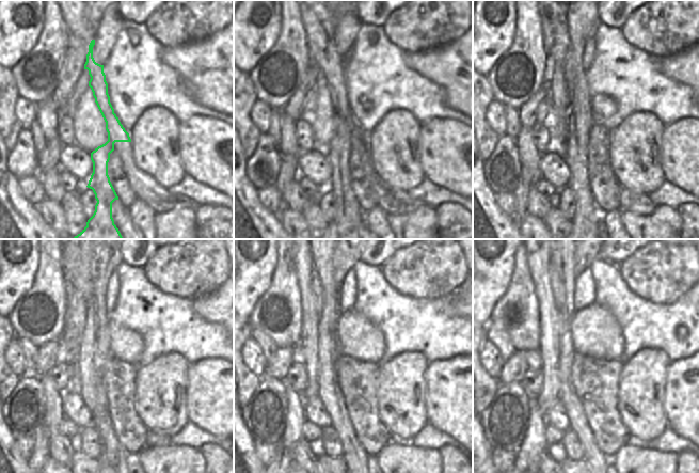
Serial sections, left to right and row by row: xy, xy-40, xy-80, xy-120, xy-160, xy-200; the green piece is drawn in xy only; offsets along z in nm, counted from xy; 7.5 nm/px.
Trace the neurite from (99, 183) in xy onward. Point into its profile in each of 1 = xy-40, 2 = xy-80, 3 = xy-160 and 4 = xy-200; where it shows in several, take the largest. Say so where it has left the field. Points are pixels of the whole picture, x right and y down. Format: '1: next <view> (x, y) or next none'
1: next xy-40 (349, 217)
2: next xy-80 (583, 21)
3: next xy-160 (343, 261)
4: next xy-200 (583, 261)

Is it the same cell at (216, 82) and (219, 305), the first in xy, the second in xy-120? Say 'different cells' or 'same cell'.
same cell

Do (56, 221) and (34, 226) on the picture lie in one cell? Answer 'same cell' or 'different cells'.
different cells

